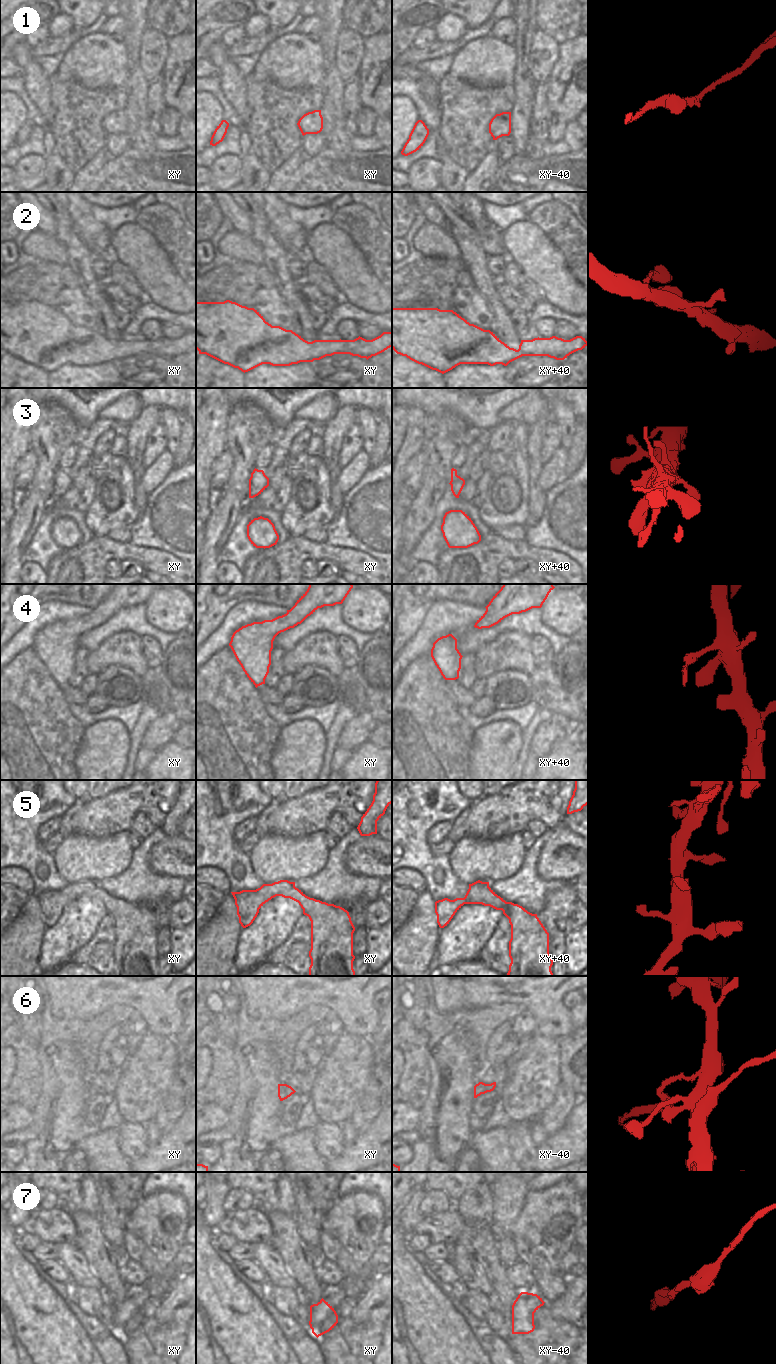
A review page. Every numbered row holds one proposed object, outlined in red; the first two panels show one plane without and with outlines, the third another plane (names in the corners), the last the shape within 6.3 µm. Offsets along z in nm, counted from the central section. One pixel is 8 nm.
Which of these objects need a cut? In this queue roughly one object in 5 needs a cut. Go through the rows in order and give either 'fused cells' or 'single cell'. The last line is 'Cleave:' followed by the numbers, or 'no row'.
1: single cell
2: single cell
3: single cell
4: single cell
5: single cell
6: fused cells
7: single cell
Cleave: 6

